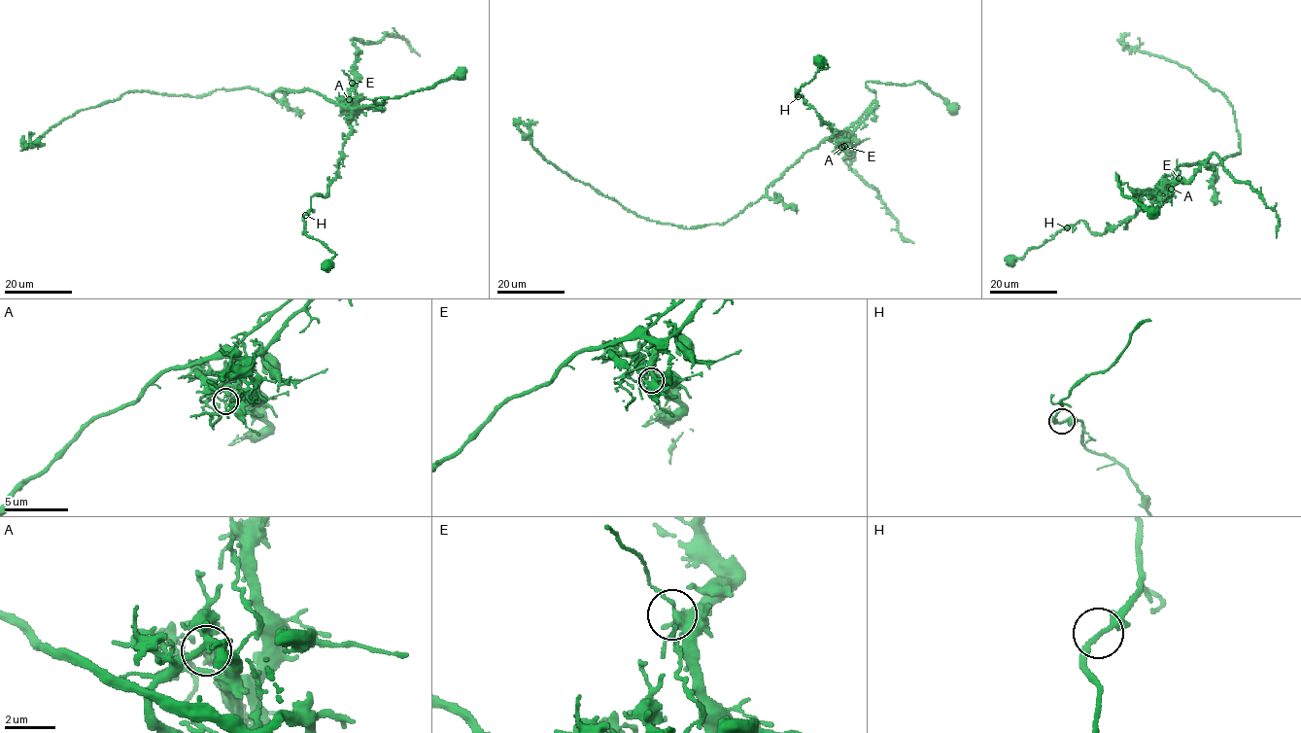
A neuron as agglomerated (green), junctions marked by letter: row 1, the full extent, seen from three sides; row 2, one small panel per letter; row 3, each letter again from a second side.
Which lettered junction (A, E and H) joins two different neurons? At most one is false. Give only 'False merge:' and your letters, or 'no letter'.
False merge: A

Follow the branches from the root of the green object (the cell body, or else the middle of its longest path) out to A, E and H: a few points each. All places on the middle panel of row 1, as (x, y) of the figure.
A: (954, 109), (919, 82), (869, 82), (866, 86), (875, 98), (842, 132), (841, 147)
E: (954, 109), (919, 82), (869, 82), (866, 86), (875, 98), (842, 132), (844, 146)
H: (954, 109), (919, 82), (869, 82), (875, 98), (840, 140), (845, 133), (822, 123), (798, 96)

